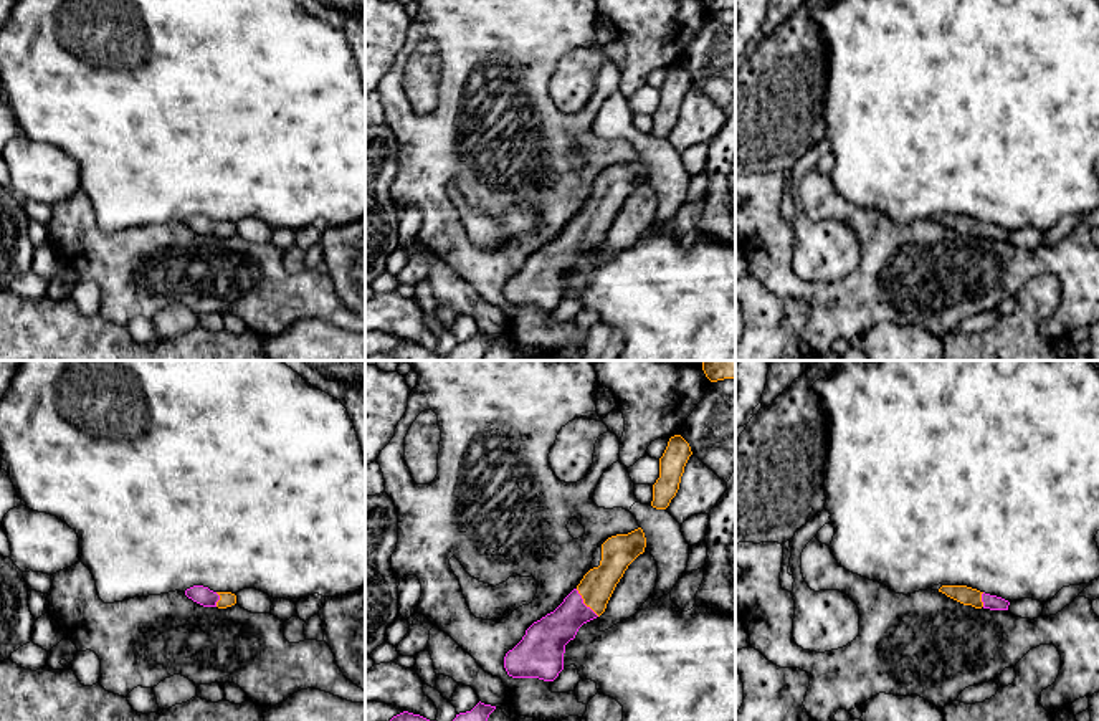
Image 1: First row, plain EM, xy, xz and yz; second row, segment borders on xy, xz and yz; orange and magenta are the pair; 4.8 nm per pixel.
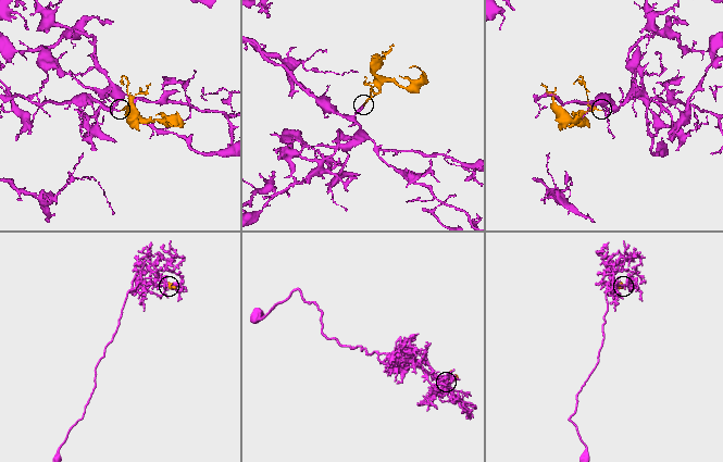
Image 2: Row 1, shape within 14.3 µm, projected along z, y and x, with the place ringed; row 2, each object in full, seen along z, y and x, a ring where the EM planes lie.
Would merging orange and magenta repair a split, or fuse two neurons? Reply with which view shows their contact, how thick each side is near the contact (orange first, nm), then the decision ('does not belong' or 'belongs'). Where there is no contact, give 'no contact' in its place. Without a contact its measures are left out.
contact in xz; calibres 160 and 190 nm; belongs

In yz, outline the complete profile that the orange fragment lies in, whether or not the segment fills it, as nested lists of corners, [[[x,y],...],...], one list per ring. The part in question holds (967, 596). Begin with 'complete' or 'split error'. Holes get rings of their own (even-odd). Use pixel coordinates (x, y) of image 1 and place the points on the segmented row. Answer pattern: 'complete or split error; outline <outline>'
split error; outline [[[942,585],[939,592],[963,605],[972,605],[975,609],[983,607],[990,610],[1008,610],[1010,605],[1010,602],[1001,597],[980,592],[967,585]]]

